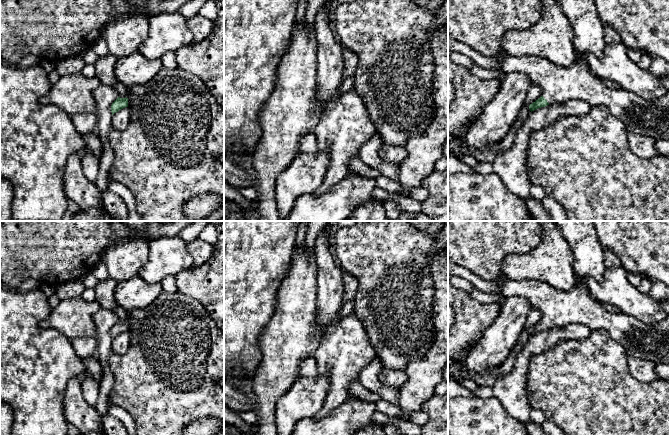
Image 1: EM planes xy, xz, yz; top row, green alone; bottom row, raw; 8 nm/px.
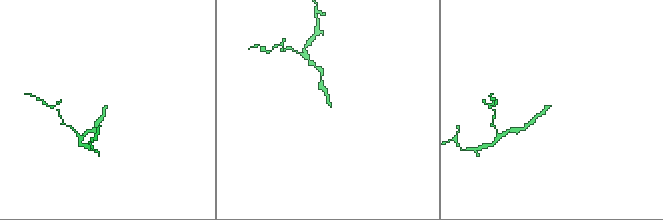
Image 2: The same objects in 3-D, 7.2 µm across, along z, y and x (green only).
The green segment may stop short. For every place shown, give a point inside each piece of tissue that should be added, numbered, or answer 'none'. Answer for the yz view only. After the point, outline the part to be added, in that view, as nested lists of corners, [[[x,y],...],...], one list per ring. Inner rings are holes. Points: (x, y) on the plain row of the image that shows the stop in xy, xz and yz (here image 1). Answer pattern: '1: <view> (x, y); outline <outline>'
1: yz (648, 342); outline [[[504,275],[503,284],[499,290],[499,295],[504,298],[519,296],[525,298],[533,308],[538,308],[542,313],[542,320],[549,328],[563,326],[570,323],[578,323],[587,326],[592,331],[604,329],[615,341],[621,343],[628,356],[654,362],[655,364],[669,363],[669,315],[658,324],[645,324],[634,316],[620,313],[608,312],[603,304],[595,299],[584,283],[577,283],[569,290],[558,289],[545,281],[524,279],[520,281],[511,280]]]

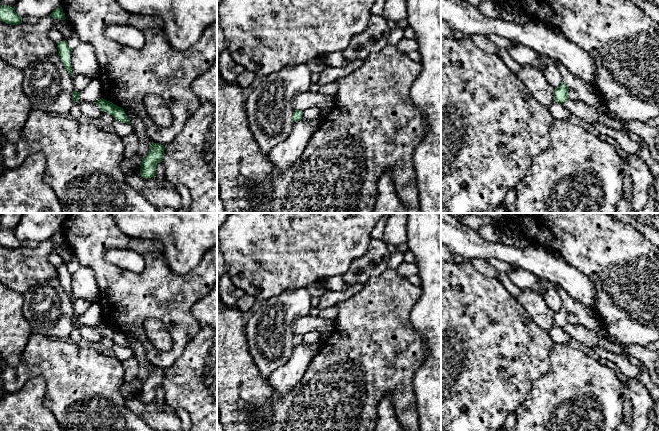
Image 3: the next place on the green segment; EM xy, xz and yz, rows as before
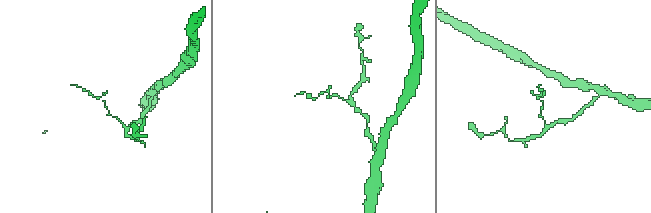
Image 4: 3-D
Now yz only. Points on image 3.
none

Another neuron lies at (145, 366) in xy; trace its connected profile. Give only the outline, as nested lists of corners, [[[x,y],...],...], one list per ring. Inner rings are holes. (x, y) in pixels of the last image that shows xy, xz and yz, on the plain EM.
[[[125,333],[124,335],[129,345],[133,348],[134,356],[139,363],[138,379],[143,383],[151,372],[152,364],[148,360],[141,342],[132,333]]]

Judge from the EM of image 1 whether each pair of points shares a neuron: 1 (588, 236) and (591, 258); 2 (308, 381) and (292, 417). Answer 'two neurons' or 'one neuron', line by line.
1: one neuron
2: one neuron

